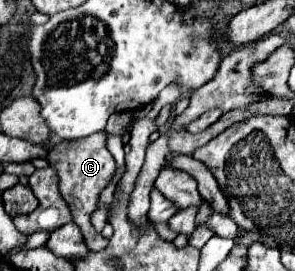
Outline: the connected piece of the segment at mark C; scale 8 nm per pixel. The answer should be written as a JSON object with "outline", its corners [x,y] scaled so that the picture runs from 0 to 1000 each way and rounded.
{"outline":[[[322,491],[322,498],[302,498],[288,513],[214,520],[214,528],[200,528],[200,542],[180,542],[159,565],[166,609],[200,646],[200,705],[207,705],[220,749],[241,764],[247,823],[268,830],[268,845],[281,860],[281,882],[288,882],[288,904],[308,926],[342,926],[342,919],[363,911],[363,882],[315,845],[302,801],[329,771],[336,712],[363,690],[363,675],[376,668],[376,653],[383,653],[383,638],[397,624],[376,565],[356,542],[356,520],[363,520],[363,498],[356,491]]]}

